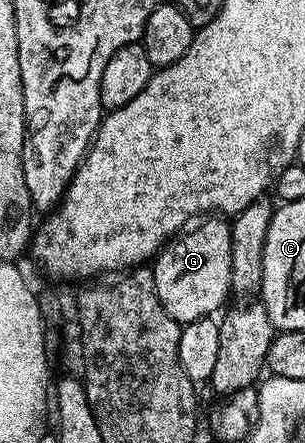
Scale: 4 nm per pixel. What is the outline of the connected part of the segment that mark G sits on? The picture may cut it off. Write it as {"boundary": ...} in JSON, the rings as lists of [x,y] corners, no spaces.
{"boundary":[[[207,218],[199,223],[203,222],[204,224],[197,225],[192,232],[184,231],[182,234],[176,235],[153,260],[155,293],[159,296],[161,306],[173,319],[179,321],[180,325],[214,317],[216,315],[214,312],[231,296],[230,223],[223,218]]]}

